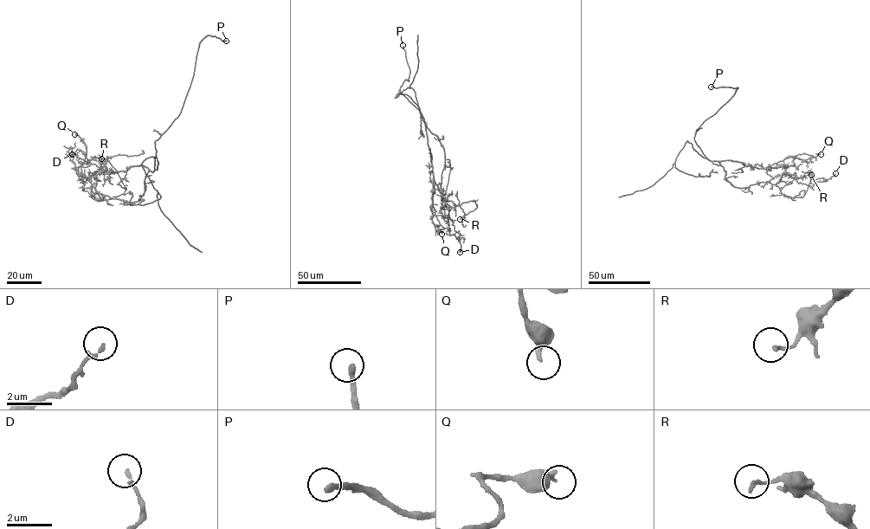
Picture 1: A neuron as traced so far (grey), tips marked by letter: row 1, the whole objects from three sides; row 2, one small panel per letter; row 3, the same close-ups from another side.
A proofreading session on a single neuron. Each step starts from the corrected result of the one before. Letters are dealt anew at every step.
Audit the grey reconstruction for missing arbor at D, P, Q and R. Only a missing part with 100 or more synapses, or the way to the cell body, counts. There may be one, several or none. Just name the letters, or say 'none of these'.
P

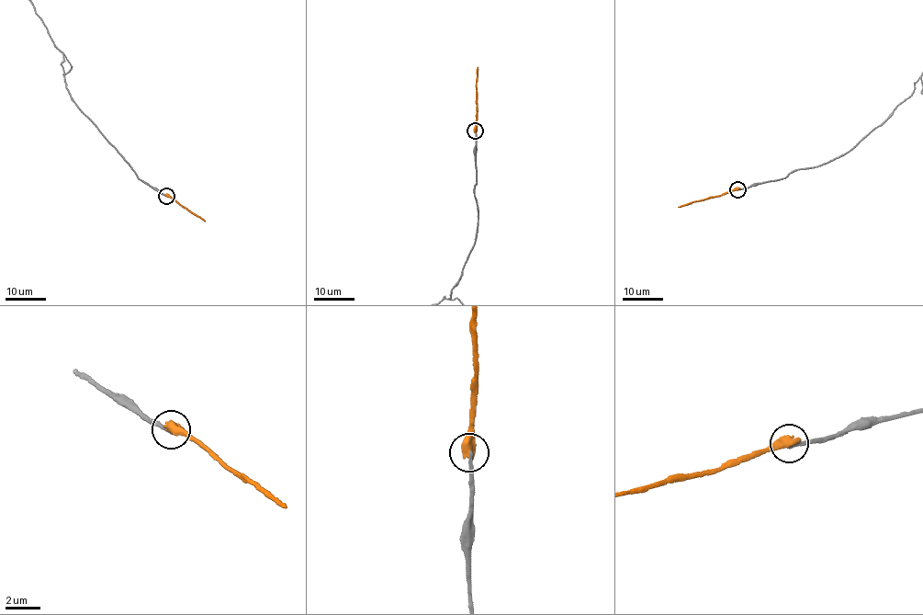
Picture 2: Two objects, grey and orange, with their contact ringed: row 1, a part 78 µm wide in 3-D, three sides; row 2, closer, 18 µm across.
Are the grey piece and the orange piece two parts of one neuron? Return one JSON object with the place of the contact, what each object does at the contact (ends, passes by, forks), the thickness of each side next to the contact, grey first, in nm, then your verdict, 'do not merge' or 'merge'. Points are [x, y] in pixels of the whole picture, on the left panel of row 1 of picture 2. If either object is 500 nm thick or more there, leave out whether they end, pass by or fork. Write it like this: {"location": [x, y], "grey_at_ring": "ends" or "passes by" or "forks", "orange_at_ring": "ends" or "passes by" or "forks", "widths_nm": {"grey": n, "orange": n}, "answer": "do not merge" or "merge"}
{"location": [166, 196], "widths_nm": {"grey": 200, "orange": 550}, "answer": "do not merge"}

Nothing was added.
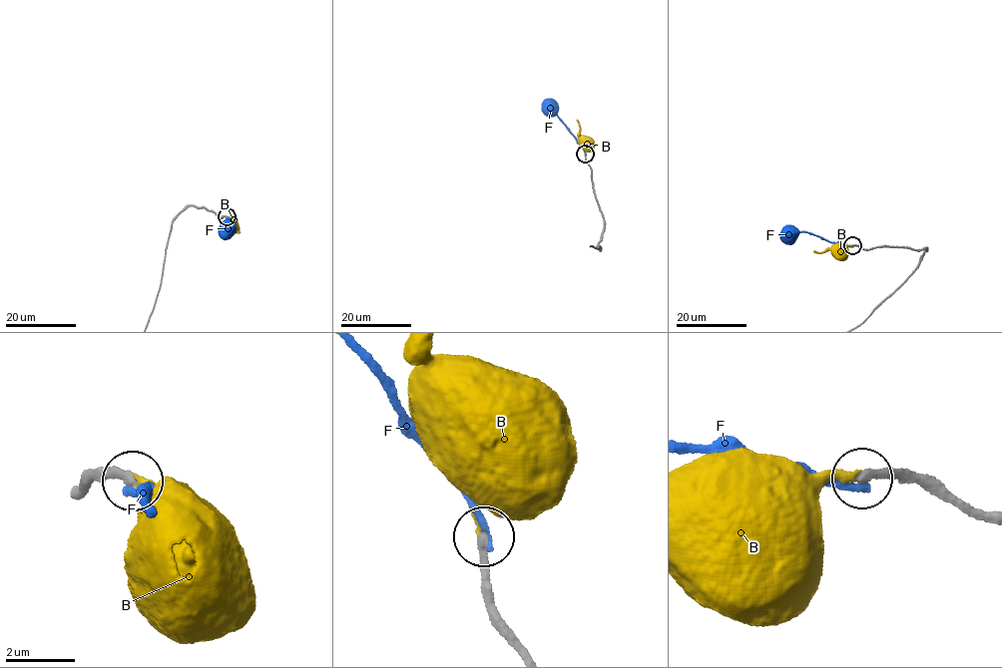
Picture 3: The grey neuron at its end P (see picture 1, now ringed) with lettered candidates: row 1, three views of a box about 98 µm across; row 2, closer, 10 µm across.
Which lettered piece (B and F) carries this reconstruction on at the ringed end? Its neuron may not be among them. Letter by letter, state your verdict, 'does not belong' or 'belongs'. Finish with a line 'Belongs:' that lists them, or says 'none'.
B: belongs
F: does not belong
Belongs: B

